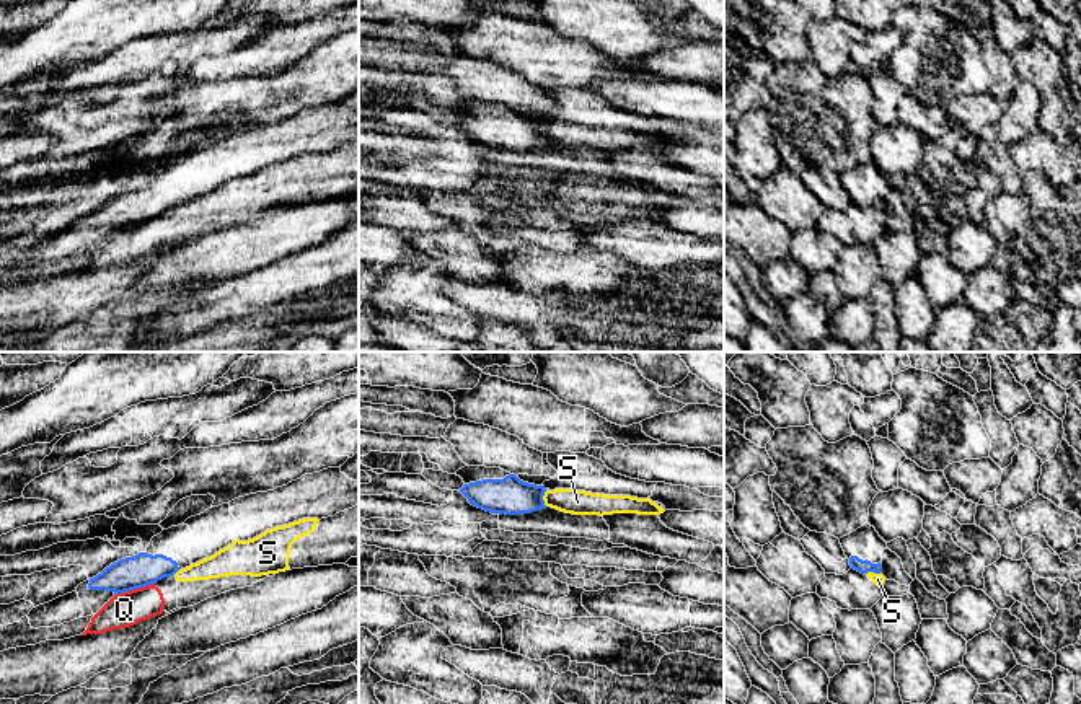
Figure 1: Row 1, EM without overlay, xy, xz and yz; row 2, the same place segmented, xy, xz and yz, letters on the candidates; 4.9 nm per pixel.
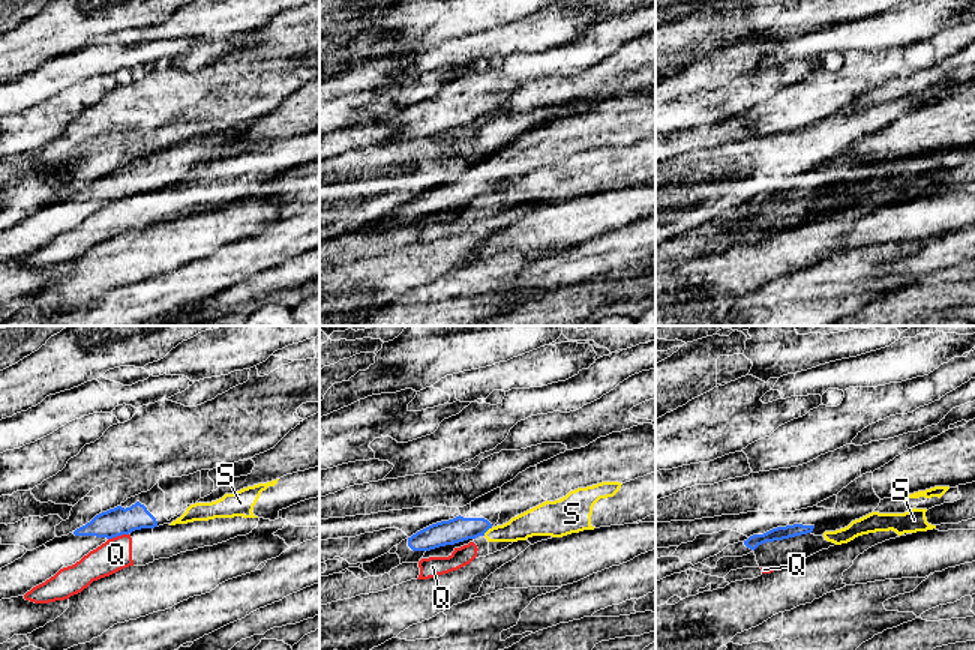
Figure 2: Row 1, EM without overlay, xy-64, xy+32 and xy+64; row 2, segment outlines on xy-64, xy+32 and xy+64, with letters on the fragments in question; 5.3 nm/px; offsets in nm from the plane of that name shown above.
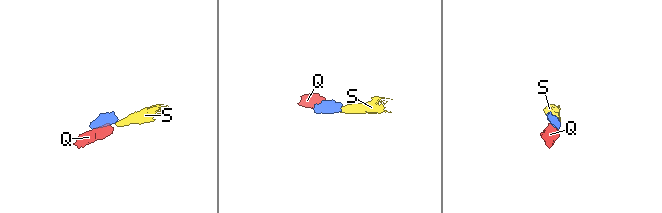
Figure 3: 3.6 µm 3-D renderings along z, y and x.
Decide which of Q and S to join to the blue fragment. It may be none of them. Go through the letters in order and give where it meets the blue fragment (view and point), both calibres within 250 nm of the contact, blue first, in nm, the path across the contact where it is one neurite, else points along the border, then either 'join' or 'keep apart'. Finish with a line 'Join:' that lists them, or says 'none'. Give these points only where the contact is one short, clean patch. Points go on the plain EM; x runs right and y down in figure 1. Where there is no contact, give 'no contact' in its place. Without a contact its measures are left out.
Q: meets blue in xy at (134, 224); 160 nm thick on the blue side, 170 nm on the other; border along xy (155, 217), (114, 230); keep apart
S: meets blue in xz at (542, 134); 190 nm thick on the blue side, 130 nm on the other; border along xz (547, 126), (543, 131), (545, 140); keep apart
Join: none

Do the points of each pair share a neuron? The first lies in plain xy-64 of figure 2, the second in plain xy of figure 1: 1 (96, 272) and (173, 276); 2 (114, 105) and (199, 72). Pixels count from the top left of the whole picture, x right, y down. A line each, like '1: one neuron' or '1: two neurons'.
1: one neuron
2: two neurons

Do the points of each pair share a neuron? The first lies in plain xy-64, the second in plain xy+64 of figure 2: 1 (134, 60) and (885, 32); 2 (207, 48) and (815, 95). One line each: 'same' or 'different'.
1: same
2: same

